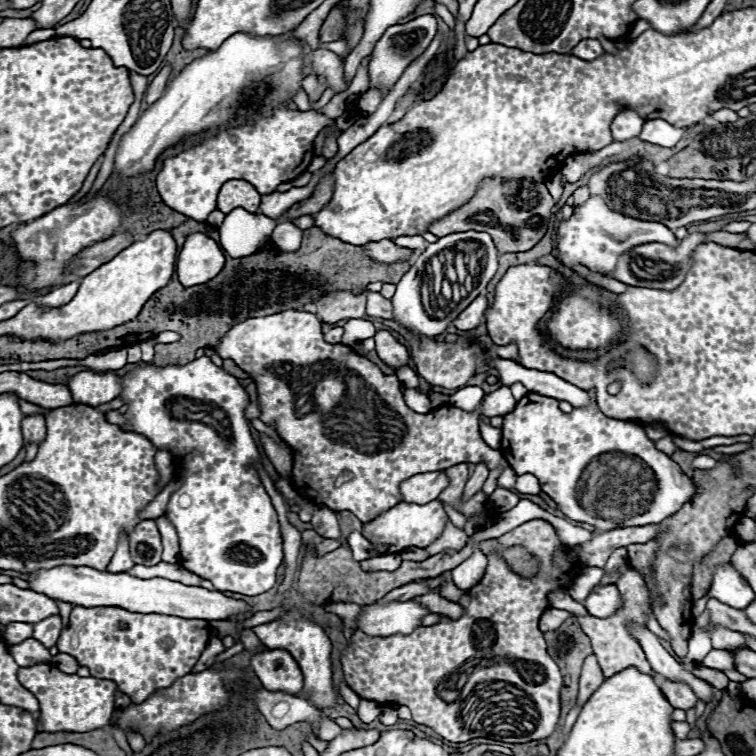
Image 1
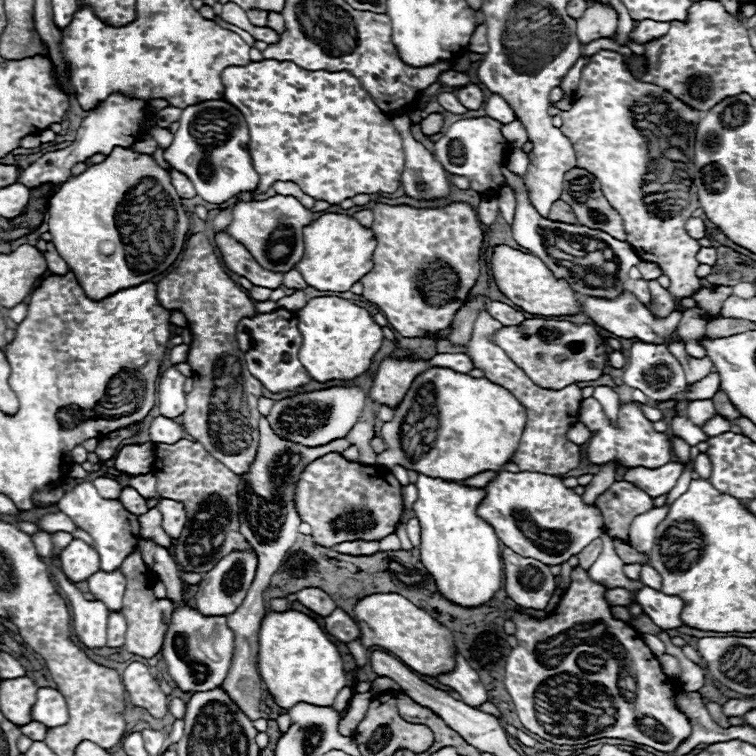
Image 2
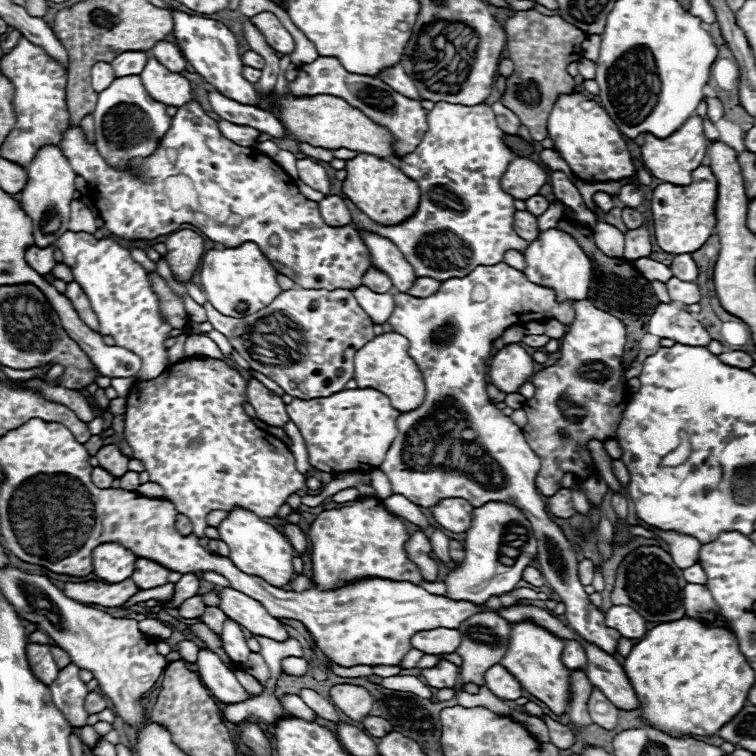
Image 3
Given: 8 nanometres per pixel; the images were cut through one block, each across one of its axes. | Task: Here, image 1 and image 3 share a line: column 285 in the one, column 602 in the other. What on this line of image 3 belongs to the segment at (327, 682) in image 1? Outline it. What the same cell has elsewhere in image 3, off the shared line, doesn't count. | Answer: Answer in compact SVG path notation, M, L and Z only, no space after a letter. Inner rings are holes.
M504 262L477 266L464 278L444 280L440 290L428 298L394 294L394 310L388 324L408 338L408 354L424 376L426 396L416 410L404 412L396 420L400 434L386 452L382 472L392 484L392 494L402 494L422 508L434 506L440 498L464 498L474 506L490 500L520 506L536 532L544 580L566 604L568 626L586 642L614 654L620 632L608 628L604 614L590 604L578 580L576 552L564 532L550 520L542 494L534 484L540 458L528 446L522 428L504 416L486 392L486 362L492 342L508 326L532 320L558 320L568 326L574 320L574 302L558 304L554 296L552 288L532 284L524 272Z

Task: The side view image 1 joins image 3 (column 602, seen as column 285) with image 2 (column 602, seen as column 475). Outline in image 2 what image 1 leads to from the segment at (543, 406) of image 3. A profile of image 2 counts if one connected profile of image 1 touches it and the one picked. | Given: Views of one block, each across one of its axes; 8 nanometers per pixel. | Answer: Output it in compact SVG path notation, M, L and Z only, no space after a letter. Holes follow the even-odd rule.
M594 397L582 400L582 412L578 414L578 420L592 430L592 438L588 442L588 460L592 464L606 464L606 462L618 462L622 466L646 466L646 468L660 468L670 462L672 458L672 446L665 433L656 432L652 428L652 422L644 418L644 414L632 406L630 402L622 404L618 412L616 424L612 424L606 418L603 409Z

